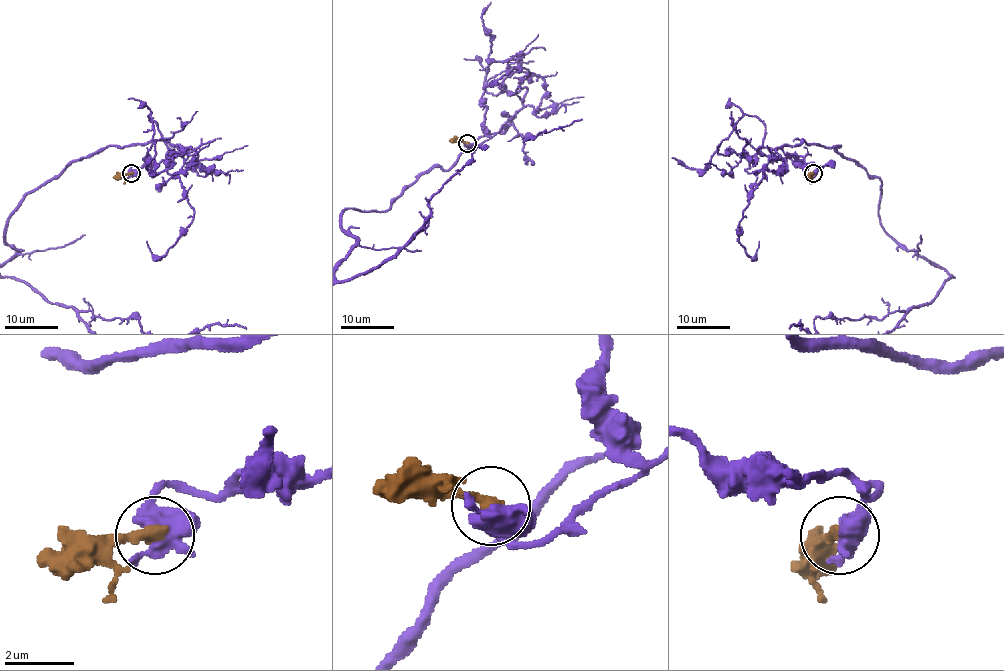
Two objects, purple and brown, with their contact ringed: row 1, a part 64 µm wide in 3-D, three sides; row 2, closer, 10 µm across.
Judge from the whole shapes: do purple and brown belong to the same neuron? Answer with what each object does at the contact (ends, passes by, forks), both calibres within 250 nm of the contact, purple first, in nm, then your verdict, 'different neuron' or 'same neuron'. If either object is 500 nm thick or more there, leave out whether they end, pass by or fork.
purple forks there; brown ends there; 440 nm thick on the purple side, 320 nm on the other; different neuron

